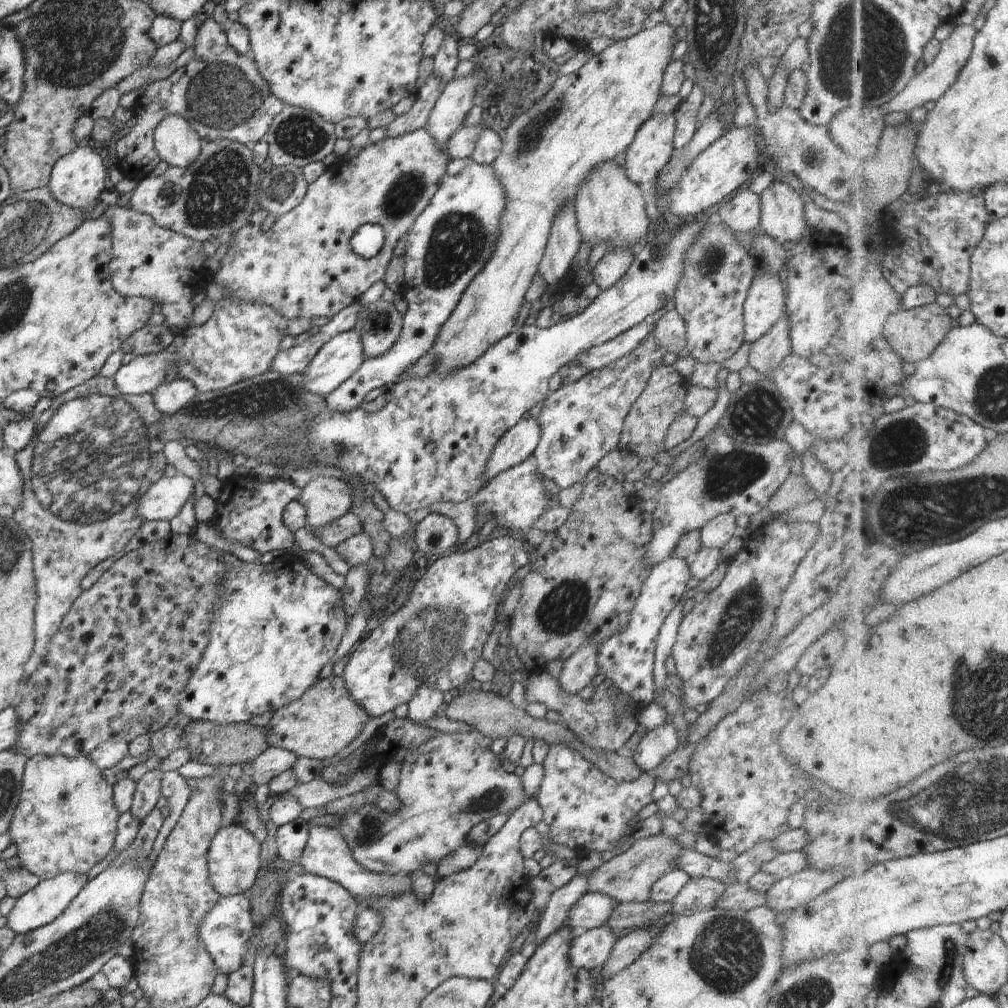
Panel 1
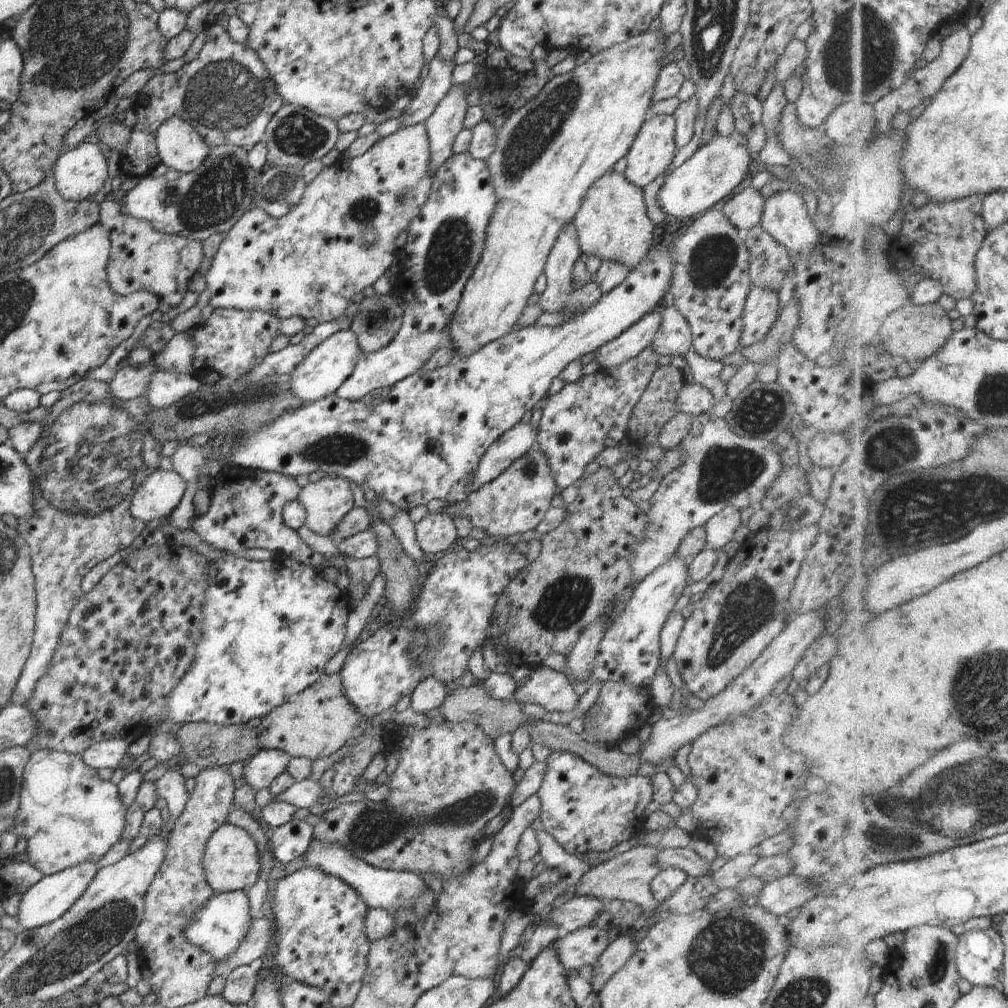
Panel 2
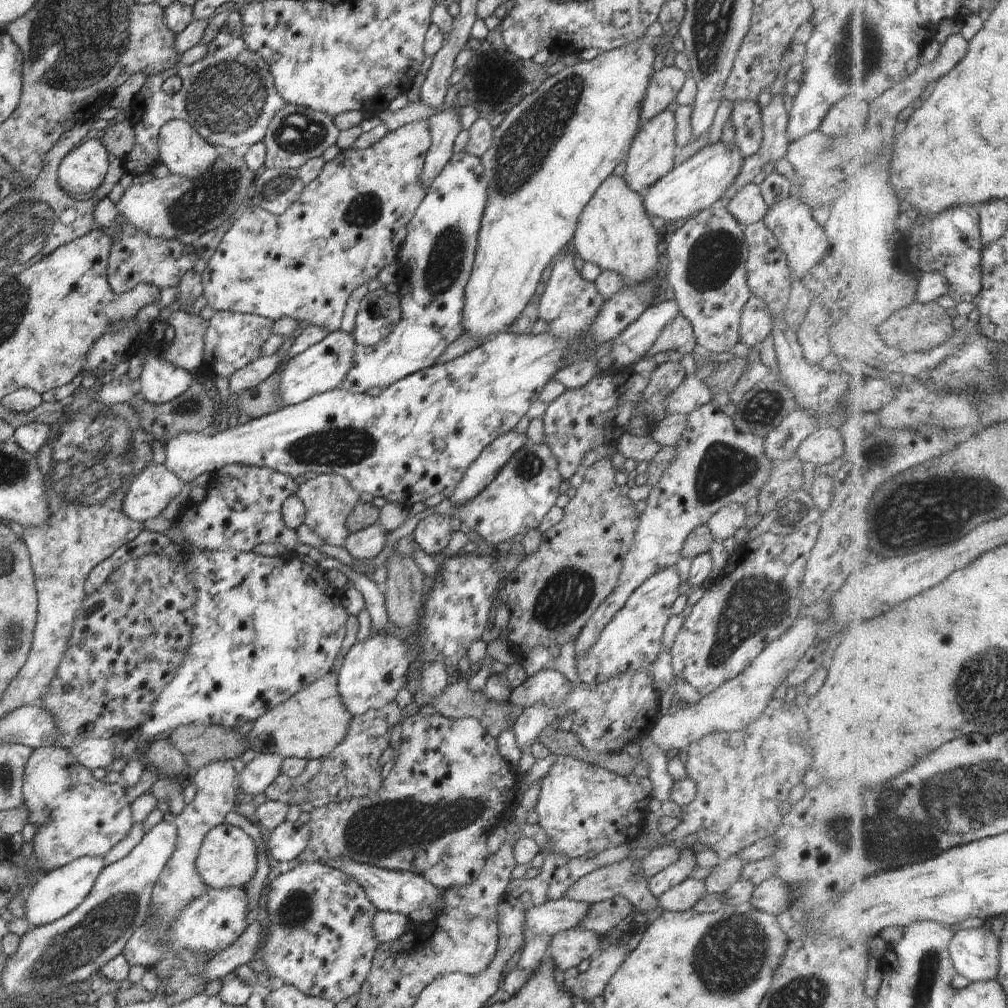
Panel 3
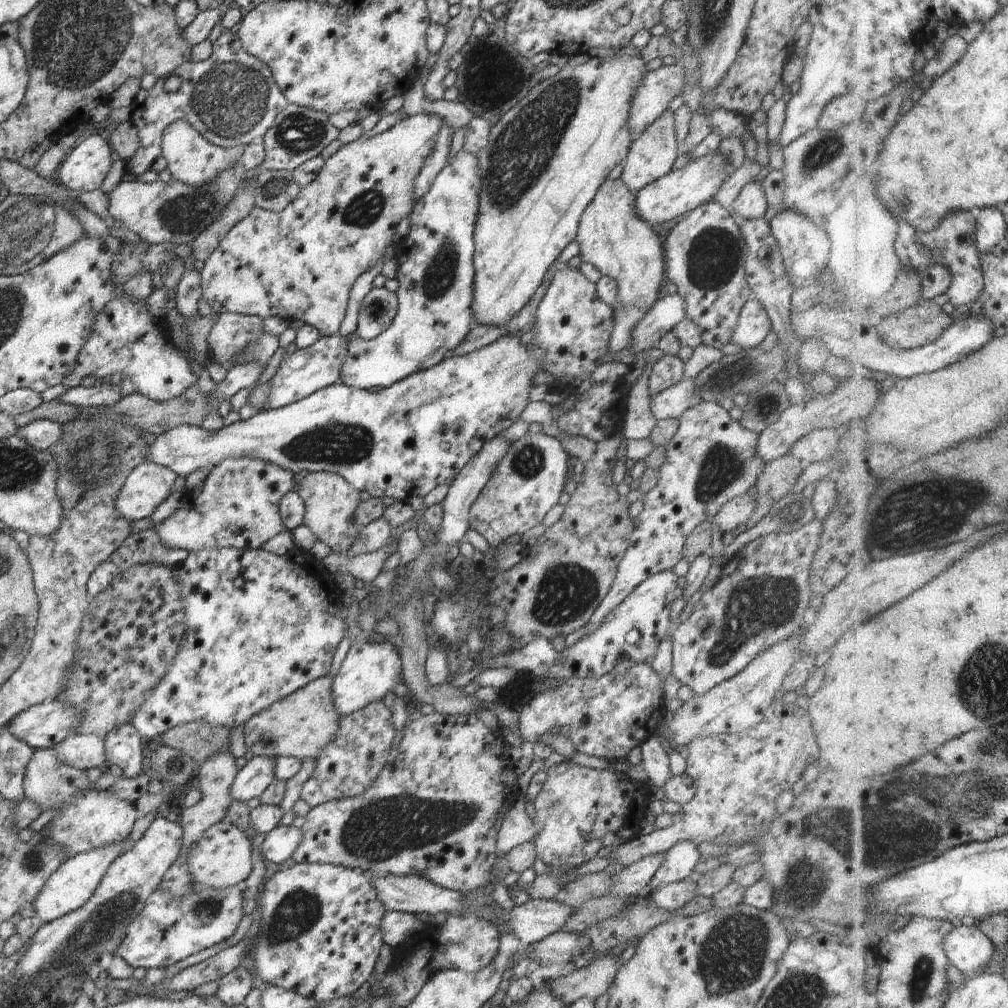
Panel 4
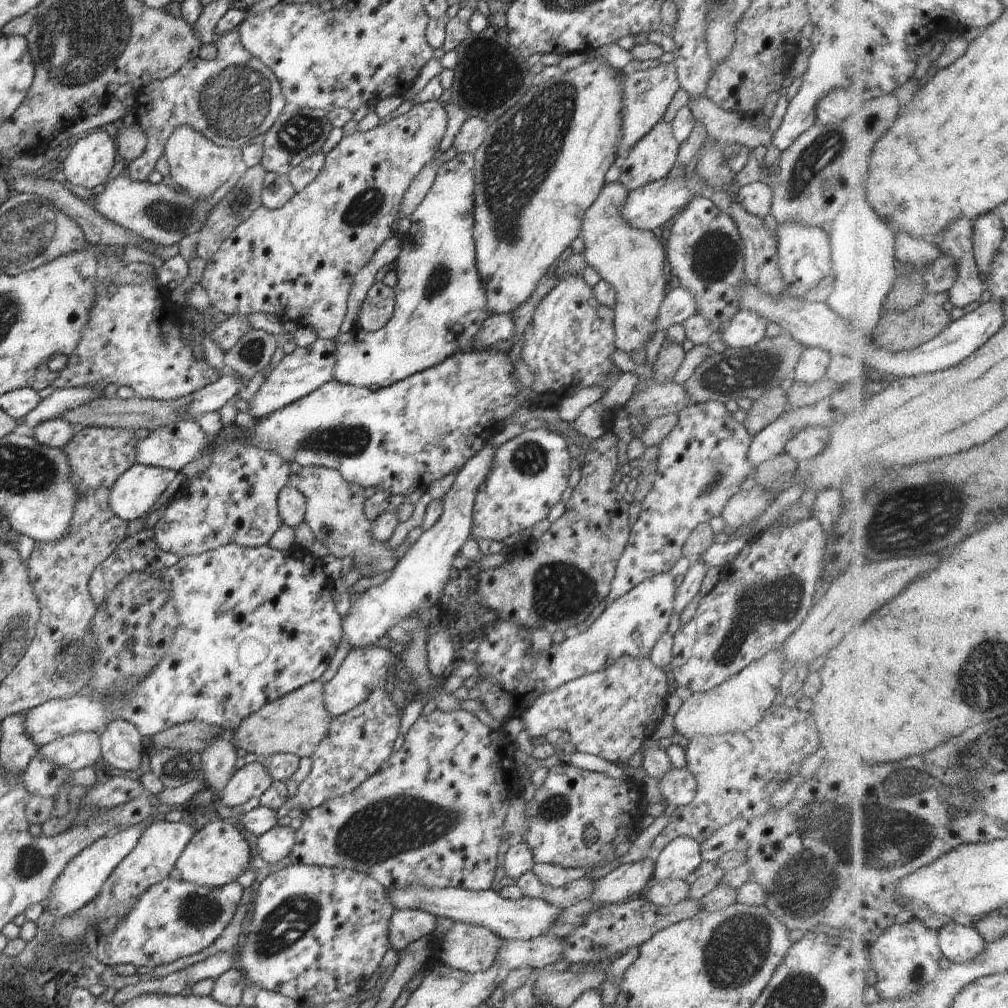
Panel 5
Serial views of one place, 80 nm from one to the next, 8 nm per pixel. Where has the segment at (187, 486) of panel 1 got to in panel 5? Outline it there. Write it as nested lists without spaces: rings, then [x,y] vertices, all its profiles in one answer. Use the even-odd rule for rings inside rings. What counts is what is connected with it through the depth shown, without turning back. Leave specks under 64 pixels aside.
[[[134,463],[123,472],[109,492],[109,505],[125,521],[146,517],[177,472]]]

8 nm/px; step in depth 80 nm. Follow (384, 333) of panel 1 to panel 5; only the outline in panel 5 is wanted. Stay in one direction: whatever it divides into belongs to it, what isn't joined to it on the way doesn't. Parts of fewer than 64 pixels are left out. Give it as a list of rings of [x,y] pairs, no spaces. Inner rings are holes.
[[[382,282],[374,283],[360,308],[358,326],[367,333],[381,329],[390,320],[394,305],[394,289]]]

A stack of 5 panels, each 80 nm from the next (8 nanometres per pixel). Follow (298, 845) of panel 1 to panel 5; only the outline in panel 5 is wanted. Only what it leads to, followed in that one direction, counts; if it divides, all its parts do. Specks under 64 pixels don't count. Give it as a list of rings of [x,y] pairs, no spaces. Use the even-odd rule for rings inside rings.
[[[276,825],[257,837],[257,860],[260,864],[276,864],[276,862],[280,862],[289,856],[294,843],[295,830],[288,825]]]

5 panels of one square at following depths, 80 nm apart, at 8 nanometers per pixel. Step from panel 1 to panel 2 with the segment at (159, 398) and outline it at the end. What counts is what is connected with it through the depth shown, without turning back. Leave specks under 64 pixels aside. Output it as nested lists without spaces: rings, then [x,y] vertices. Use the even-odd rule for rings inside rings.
[[[156,368],[144,396],[154,409],[165,409],[201,388],[201,382],[188,373],[175,375]]]

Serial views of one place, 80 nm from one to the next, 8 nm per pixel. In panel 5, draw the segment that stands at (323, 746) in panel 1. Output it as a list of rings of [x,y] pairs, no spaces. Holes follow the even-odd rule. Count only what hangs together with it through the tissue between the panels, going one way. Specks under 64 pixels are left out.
[[[312,681],[274,702],[266,703],[260,710],[247,716],[232,732],[236,735],[238,746],[244,748],[247,753],[252,752],[258,756],[290,753],[300,759],[311,757],[318,744],[327,737],[332,720],[325,707],[324,685],[321,681]]]

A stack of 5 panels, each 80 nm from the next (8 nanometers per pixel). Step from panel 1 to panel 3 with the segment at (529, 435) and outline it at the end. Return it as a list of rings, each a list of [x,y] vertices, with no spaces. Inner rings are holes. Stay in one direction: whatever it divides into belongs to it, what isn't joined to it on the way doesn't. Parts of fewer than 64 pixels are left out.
[[[514,428],[501,434],[486,446],[465,470],[460,484],[448,498],[448,502],[452,502],[452,510],[480,494],[527,440],[526,433],[520,433]]]

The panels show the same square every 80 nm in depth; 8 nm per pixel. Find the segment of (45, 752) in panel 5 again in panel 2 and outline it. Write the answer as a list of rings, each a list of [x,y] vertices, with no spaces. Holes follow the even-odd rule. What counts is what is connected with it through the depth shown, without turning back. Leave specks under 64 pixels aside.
[[[106,739],[89,746],[80,756],[88,765],[97,770],[99,768],[116,769],[122,758],[126,756],[129,740]]]

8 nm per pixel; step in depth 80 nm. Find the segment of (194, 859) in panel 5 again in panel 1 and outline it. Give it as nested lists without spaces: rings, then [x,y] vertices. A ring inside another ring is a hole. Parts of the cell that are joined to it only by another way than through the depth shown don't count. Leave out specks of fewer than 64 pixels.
[[[236,823],[221,826],[211,840],[208,851],[209,879],[214,890],[222,897],[247,894],[260,868],[260,843]]]

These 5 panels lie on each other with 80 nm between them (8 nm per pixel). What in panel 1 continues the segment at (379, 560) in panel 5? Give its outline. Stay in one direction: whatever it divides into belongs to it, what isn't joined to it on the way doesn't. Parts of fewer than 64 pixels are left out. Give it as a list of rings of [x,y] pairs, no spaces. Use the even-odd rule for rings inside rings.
[[[315,473],[297,501],[306,509],[308,527],[314,530],[347,513],[353,505],[353,496],[345,480]]]

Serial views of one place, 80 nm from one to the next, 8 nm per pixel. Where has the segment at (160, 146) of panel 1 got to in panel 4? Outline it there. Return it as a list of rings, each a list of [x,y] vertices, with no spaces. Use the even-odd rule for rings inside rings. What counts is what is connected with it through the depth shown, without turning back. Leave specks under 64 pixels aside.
[[[176,121],[169,124],[161,134],[161,156],[164,156],[168,162],[168,170],[170,170],[173,178],[176,181],[187,184],[191,187],[199,187],[210,182],[214,177],[223,173],[230,166],[236,166],[241,161],[242,155],[246,150],[247,145],[238,145],[235,147],[228,147],[227,149],[217,147],[211,142],[208,142],[189,122]]]

